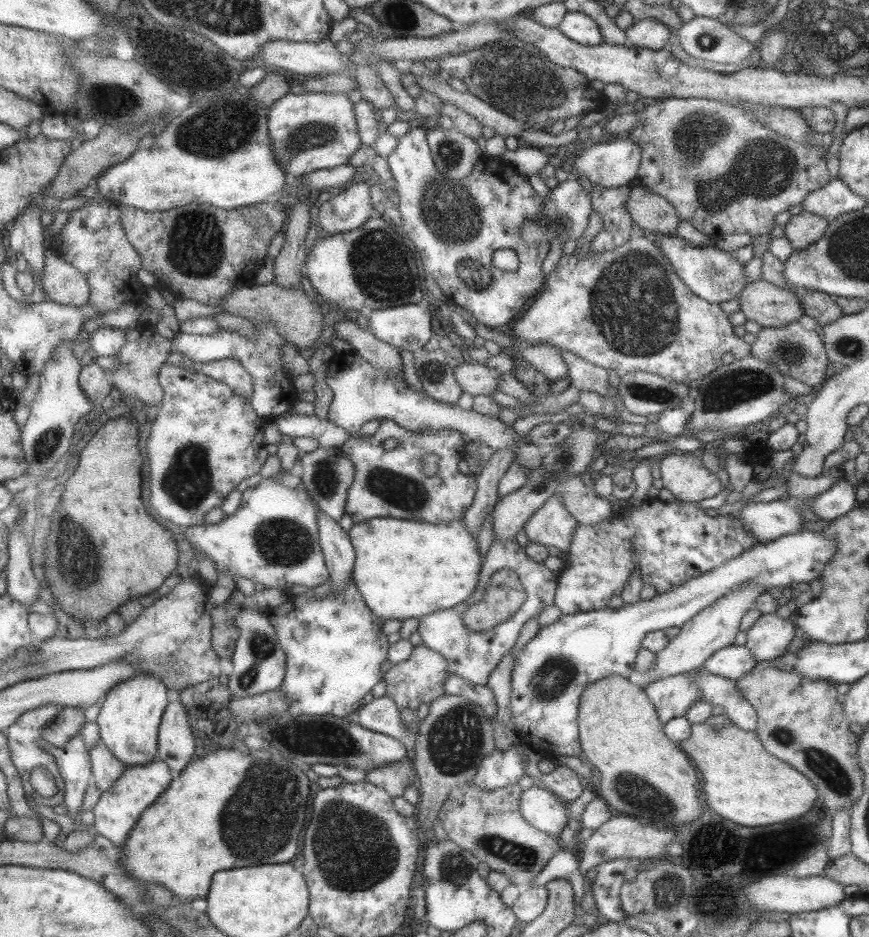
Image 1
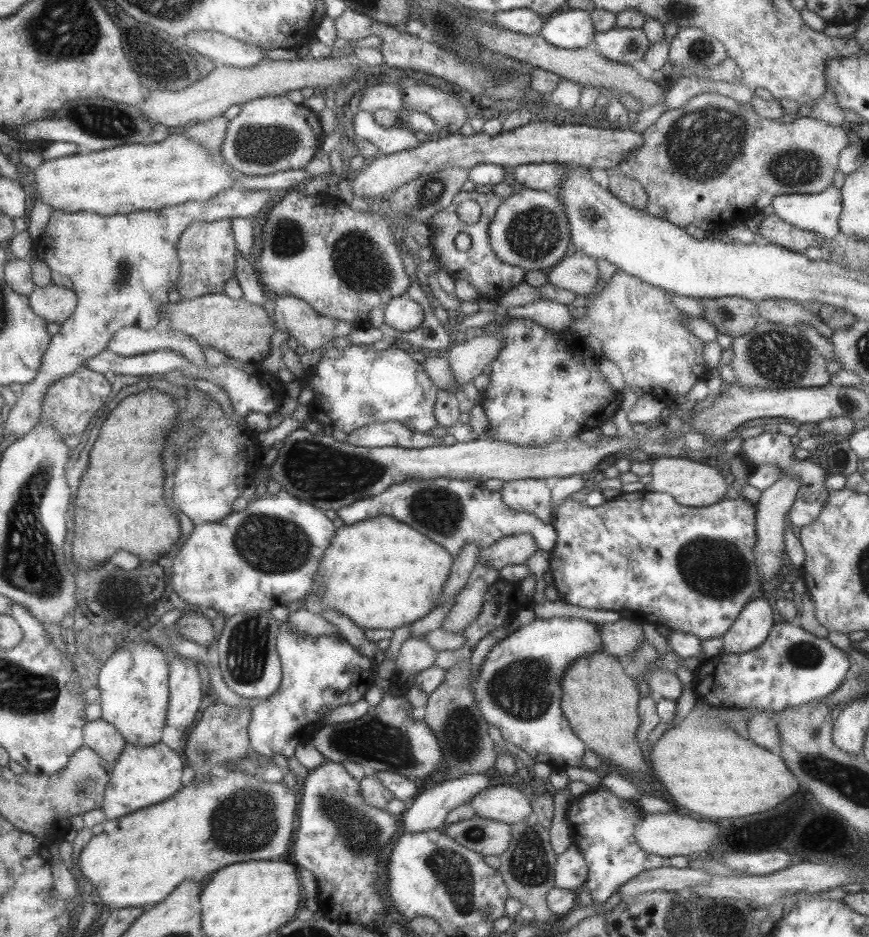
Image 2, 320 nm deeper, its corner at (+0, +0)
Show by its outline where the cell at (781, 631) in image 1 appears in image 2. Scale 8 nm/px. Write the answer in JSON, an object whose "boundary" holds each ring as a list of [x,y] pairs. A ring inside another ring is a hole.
{"boundary":[[[762,594],[754,596],[723,634],[722,651],[741,654],[755,648],[765,640],[773,625],[773,610],[767,598]]]}

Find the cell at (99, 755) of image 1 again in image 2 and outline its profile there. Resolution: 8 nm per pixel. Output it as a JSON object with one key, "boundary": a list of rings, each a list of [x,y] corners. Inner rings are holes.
{"boundary":[[[101,718],[91,720],[91,722],[87,721],[82,736],[82,747],[93,750],[93,753],[101,756],[103,761],[112,765],[117,762],[119,754],[126,746],[121,734],[118,734],[117,730],[113,729],[113,726],[105,723],[105,720],[101,720]]]}

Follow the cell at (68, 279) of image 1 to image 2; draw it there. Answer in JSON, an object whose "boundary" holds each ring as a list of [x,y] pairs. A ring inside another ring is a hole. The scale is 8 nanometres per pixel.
{"boundary":[[[53,284],[36,287],[26,297],[31,311],[45,323],[63,323],[73,314],[77,304],[73,291]]]}

